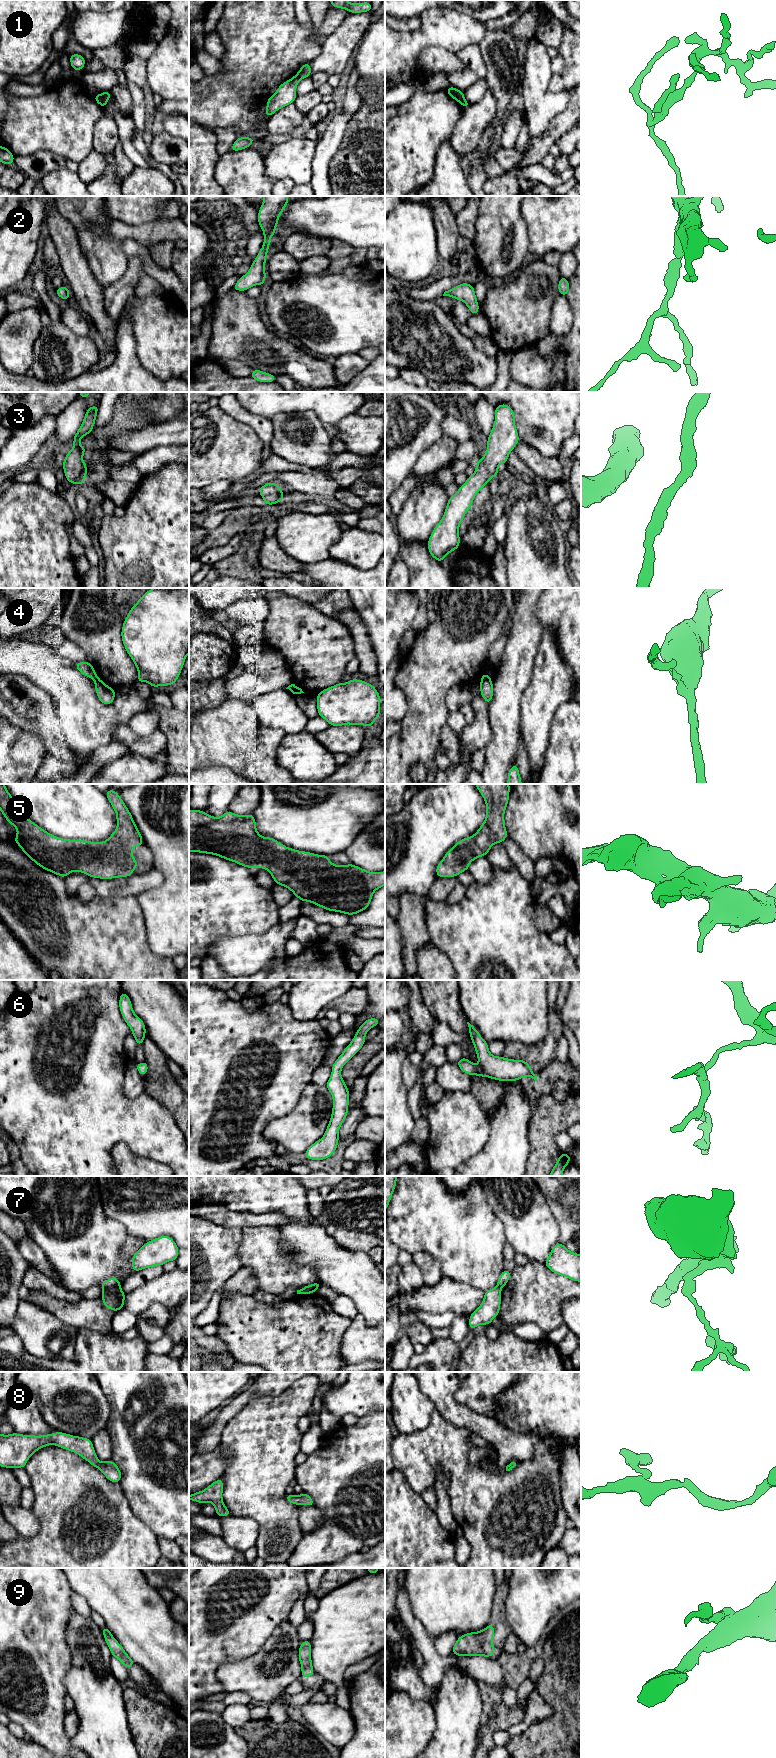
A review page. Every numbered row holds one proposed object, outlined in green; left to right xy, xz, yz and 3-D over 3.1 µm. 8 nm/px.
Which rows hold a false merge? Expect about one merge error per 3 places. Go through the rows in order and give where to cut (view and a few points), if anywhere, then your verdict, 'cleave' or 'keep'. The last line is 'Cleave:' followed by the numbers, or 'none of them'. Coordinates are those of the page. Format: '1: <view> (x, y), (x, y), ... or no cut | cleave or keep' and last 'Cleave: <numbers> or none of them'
1: xy (98, 94), (105, 105) | cleave
2: no cut | keep
3: no cut | keep
4: xy (98, 677), (95, 680) | cleave
5: no cut | keep
6: no cut | keep
7: xy (119, 1285), (103, 1289) | cleave
8: no cut | keep
9: no cut | keep
Cleave: 1, 4, 7

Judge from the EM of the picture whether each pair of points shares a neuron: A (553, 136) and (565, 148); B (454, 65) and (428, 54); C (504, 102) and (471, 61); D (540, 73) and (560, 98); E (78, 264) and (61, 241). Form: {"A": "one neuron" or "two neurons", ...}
{"A": "two neurons", "B": "one neuron", "C": "two neurons", "D": "one neuron", "E": "one neuron"}

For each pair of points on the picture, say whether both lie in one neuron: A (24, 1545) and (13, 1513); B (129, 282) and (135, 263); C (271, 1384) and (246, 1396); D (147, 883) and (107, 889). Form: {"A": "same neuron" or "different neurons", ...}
{"A": "different neurons", "B": "same neuron", "C": "same neuron", "D": "same neuron"}

